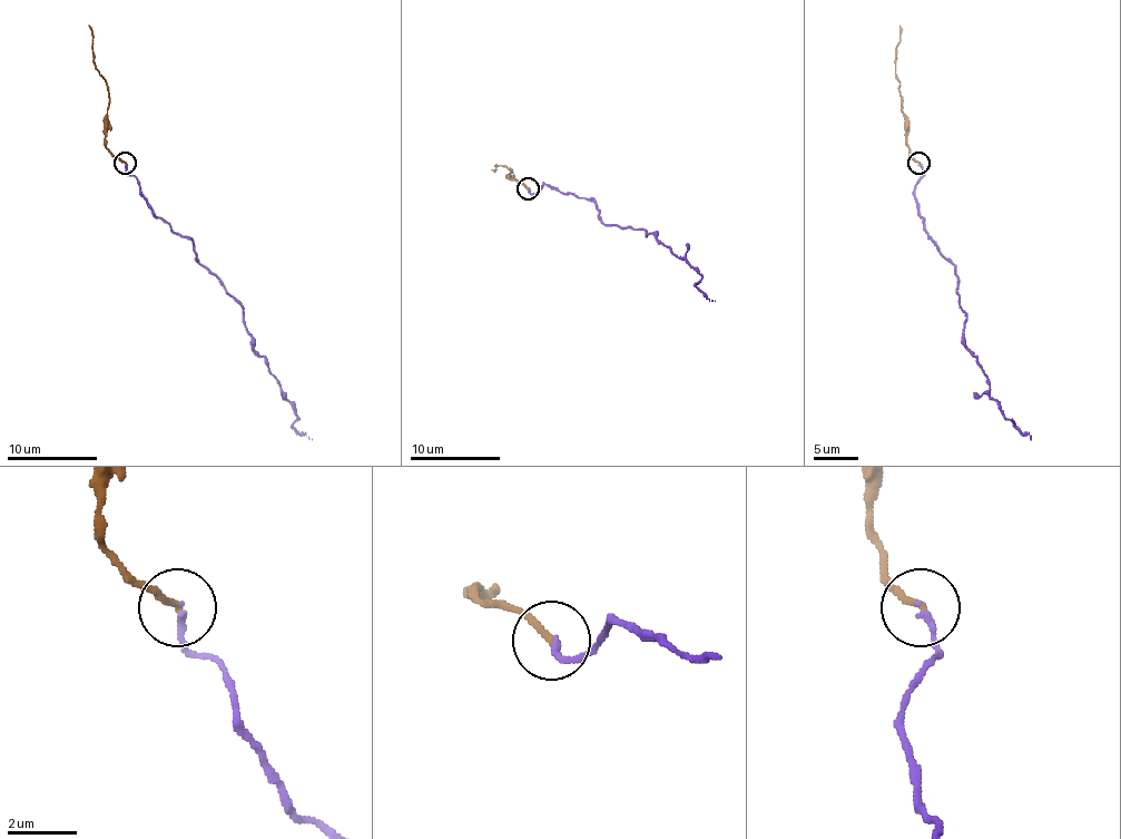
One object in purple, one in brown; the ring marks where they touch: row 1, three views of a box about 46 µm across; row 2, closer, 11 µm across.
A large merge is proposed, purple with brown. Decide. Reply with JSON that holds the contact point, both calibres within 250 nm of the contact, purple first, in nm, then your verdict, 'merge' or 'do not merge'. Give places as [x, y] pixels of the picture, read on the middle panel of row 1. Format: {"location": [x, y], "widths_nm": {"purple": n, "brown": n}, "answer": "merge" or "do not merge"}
{"location": [528, 188], "widths_nm": {"purple": 160, "brown": 200}, "answer": "merge"}

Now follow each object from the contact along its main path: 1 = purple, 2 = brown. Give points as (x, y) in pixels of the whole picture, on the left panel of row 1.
1: (126, 163), (153, 212), (186, 236), (242, 308), (251, 347), (297, 418), (293, 427), (312, 440)
2: (126, 163), (106, 147), (106, 115), (110, 99), (108, 81), (94, 64), (91, 30), (87, 26)

